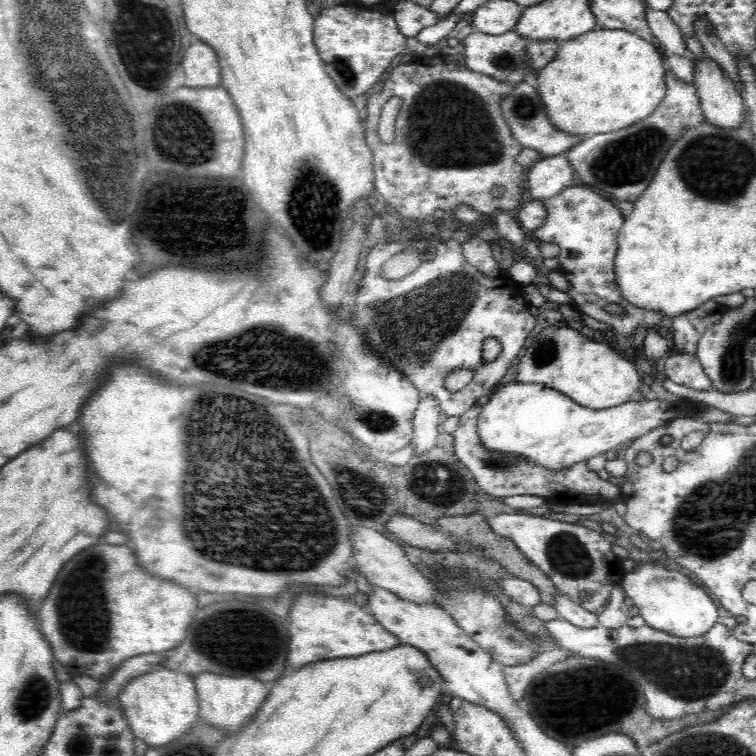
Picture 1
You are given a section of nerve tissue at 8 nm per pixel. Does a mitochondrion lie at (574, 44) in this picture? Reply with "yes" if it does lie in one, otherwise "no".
no

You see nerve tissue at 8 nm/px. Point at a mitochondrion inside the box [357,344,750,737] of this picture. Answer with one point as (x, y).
(692, 673)

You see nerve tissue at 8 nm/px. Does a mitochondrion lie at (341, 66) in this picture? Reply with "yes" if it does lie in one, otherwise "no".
yes

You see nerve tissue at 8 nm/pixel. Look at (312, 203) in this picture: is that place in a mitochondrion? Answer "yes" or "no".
yes

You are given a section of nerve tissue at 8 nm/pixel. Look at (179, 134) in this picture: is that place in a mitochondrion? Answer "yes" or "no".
yes

